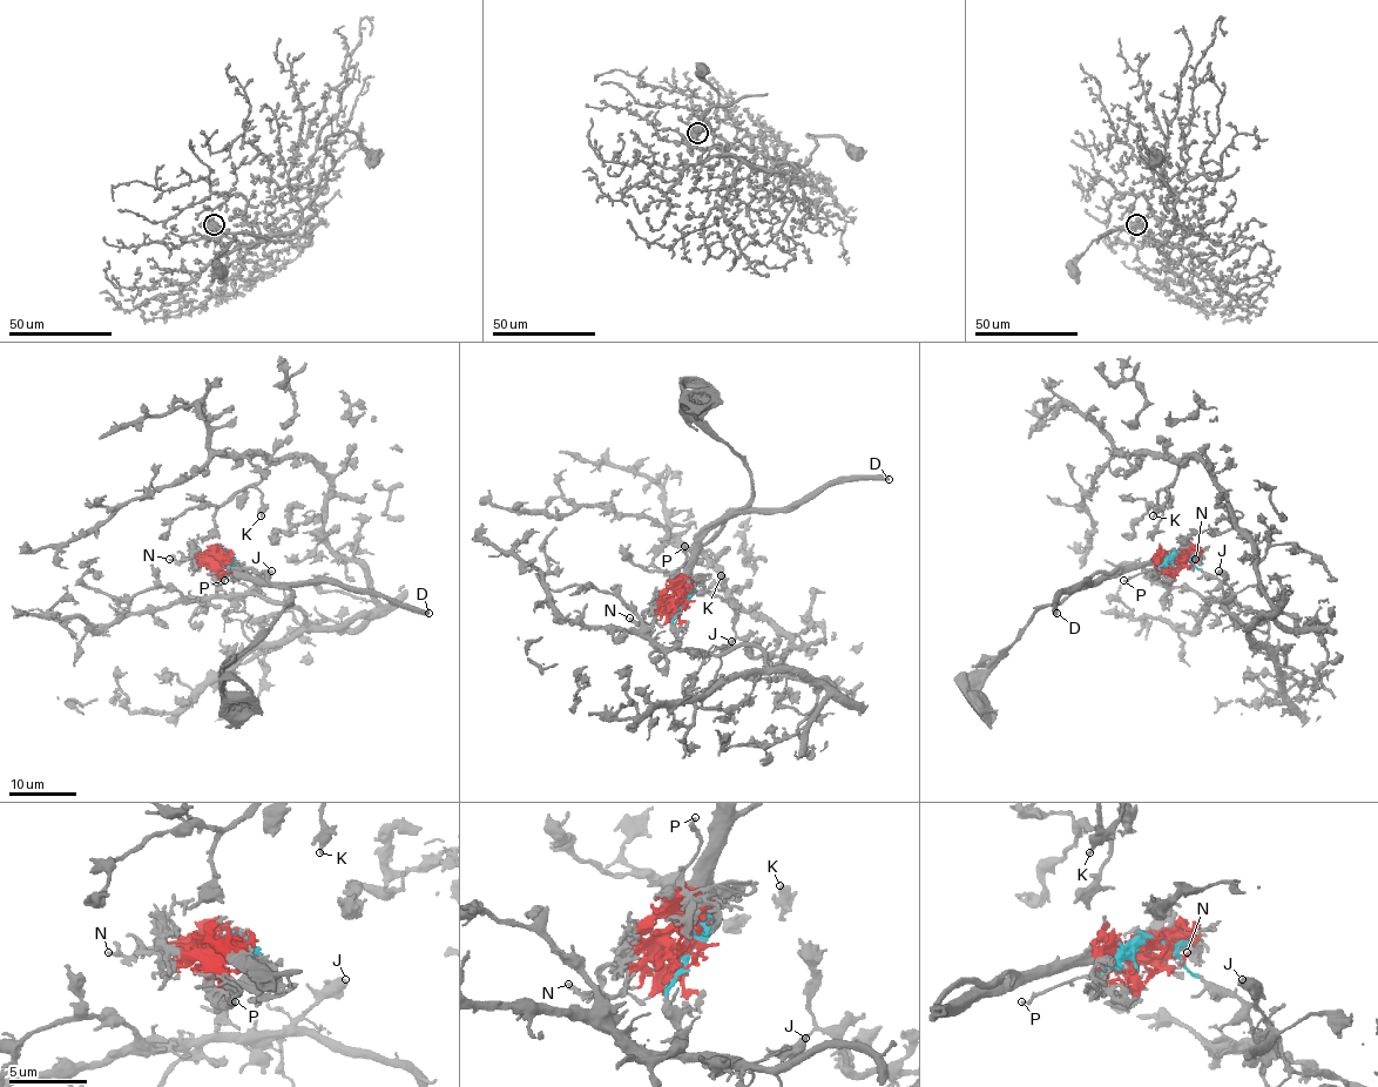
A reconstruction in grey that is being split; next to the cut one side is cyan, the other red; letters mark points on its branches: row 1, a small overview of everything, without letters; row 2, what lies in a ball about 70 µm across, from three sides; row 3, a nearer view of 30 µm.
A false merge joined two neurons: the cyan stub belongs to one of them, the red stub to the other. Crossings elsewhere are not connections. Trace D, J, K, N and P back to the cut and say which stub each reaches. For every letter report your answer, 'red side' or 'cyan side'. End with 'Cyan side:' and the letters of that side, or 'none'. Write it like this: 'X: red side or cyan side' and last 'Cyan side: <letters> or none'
D: red side
J: cyan side
K: cyan side
N: red side
P: red side
Cyan side: J, K

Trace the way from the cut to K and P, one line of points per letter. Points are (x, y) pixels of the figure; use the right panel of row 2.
K: (1180, 555), (1218, 580), (1245, 626), (1272, 607), (1227, 493), (1196, 458), (1153, 517)
P: (1180, 556), (1164, 559), (1153, 568), (1123, 580)

